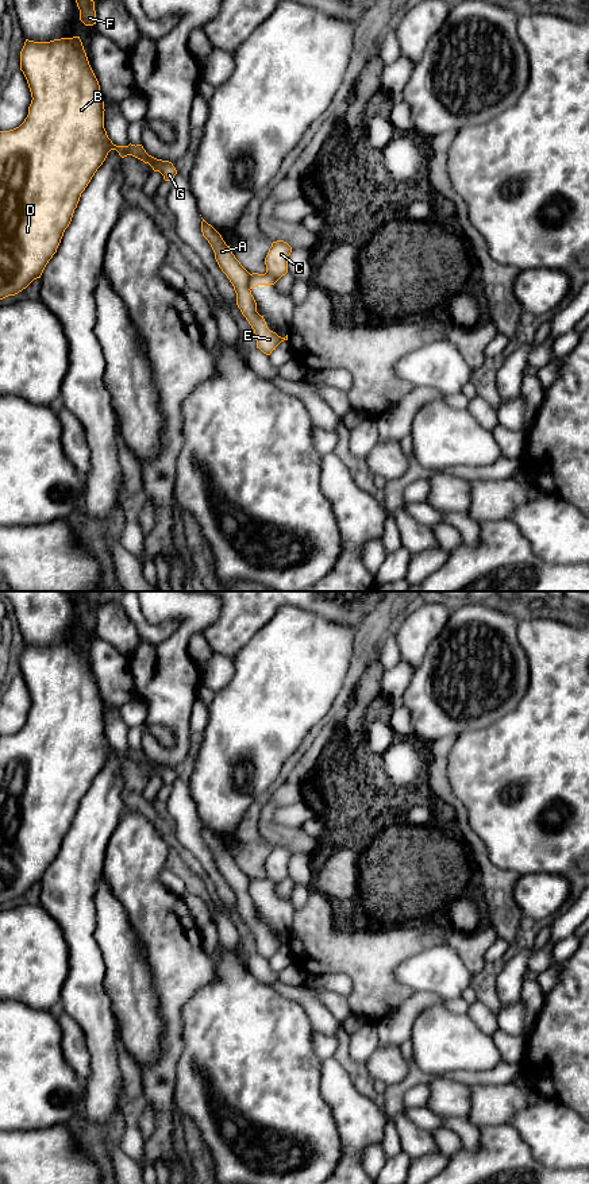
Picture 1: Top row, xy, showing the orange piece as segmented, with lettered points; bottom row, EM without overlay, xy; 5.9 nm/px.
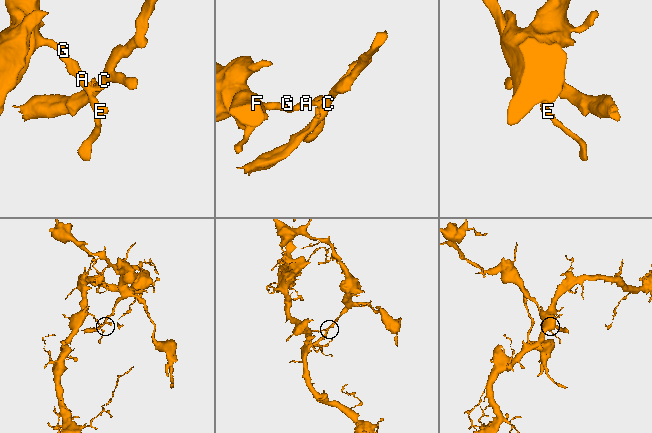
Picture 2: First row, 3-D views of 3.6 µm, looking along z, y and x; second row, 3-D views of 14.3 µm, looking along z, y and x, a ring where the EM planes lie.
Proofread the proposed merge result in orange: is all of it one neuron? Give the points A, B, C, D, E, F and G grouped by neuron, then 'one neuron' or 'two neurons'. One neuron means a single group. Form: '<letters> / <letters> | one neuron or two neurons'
A B D E F G / C | two neurons

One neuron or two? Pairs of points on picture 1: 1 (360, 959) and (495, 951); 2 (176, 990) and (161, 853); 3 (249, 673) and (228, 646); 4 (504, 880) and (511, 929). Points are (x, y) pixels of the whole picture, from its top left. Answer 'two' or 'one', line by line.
1: two
2: one
3: two
4: one

